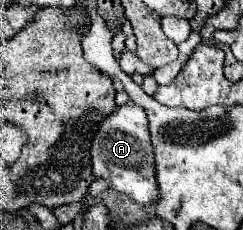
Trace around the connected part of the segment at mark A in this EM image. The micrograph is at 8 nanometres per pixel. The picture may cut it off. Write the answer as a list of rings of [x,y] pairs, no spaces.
[[[126,103],[102,121],[92,141],[92,171],[94,177],[104,177],[112,189],[126,193],[140,205],[152,205],[158,199],[160,191],[156,185],[148,119],[140,105]]]

